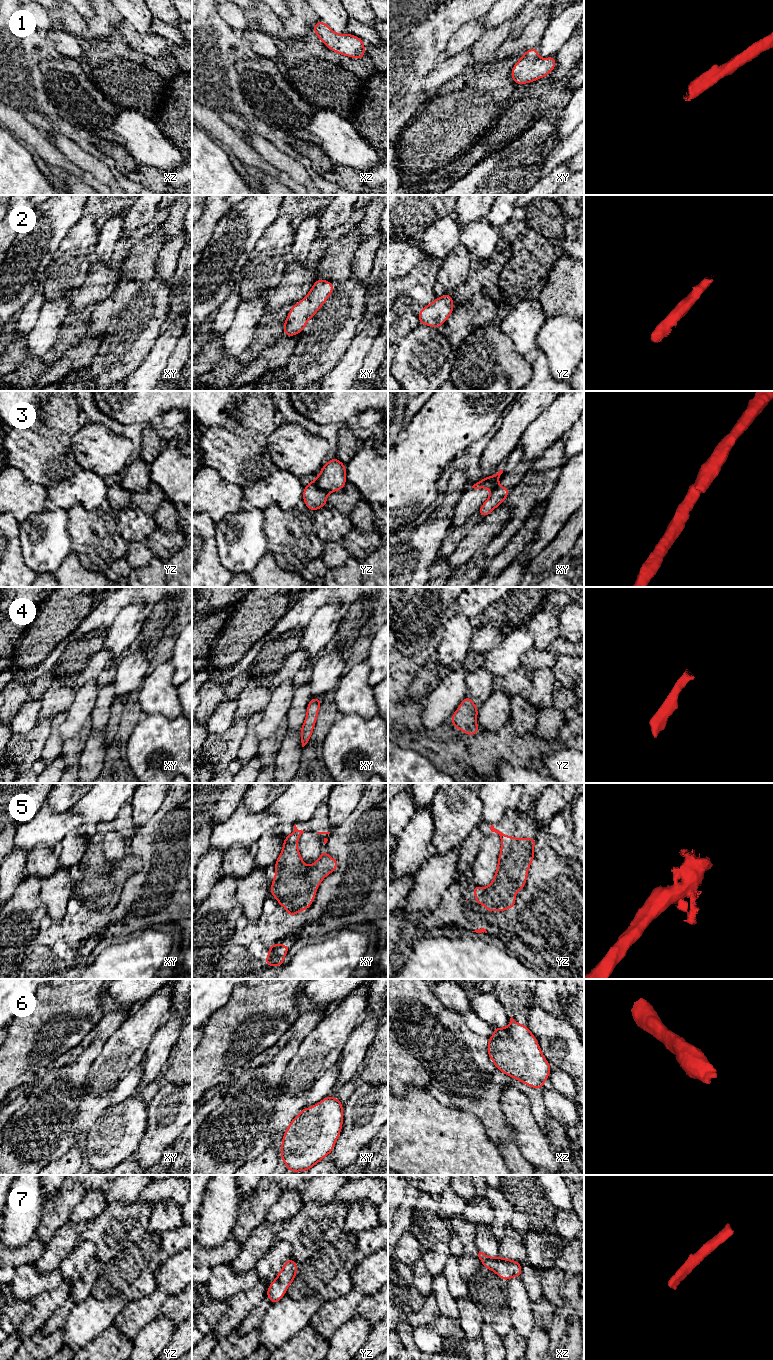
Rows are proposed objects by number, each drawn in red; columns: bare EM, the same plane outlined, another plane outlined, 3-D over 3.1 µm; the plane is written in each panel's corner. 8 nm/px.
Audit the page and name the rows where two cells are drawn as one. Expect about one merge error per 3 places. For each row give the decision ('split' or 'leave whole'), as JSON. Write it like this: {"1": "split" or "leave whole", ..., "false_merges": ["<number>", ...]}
{"1": "leave whole", "2": "leave whole", "3": "split", "4": "leave whole", "5": "leave whole", "6": "leave whole", "7": "leave whole", "false_merges": ["3"]}

